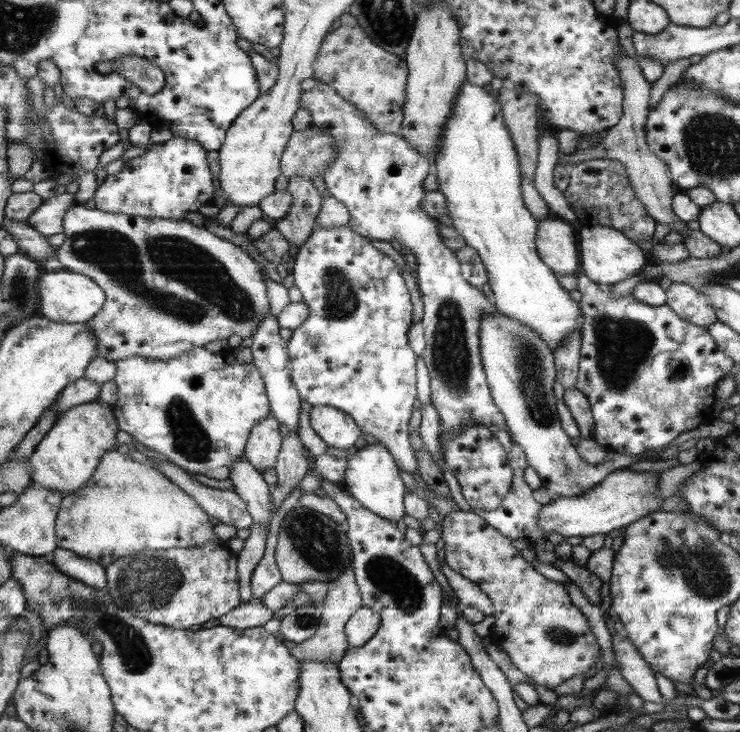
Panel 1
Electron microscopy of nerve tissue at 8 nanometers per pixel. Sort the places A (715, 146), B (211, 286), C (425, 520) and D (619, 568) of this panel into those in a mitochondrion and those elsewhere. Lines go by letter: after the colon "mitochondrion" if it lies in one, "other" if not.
A: mitochondrion
B: mitochondrion
C: other
D: other

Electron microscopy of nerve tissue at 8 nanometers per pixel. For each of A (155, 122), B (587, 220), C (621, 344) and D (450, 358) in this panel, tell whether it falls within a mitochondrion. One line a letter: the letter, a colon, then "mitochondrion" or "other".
A: other
B: other
C: mitochondrion
D: mitochondrion

